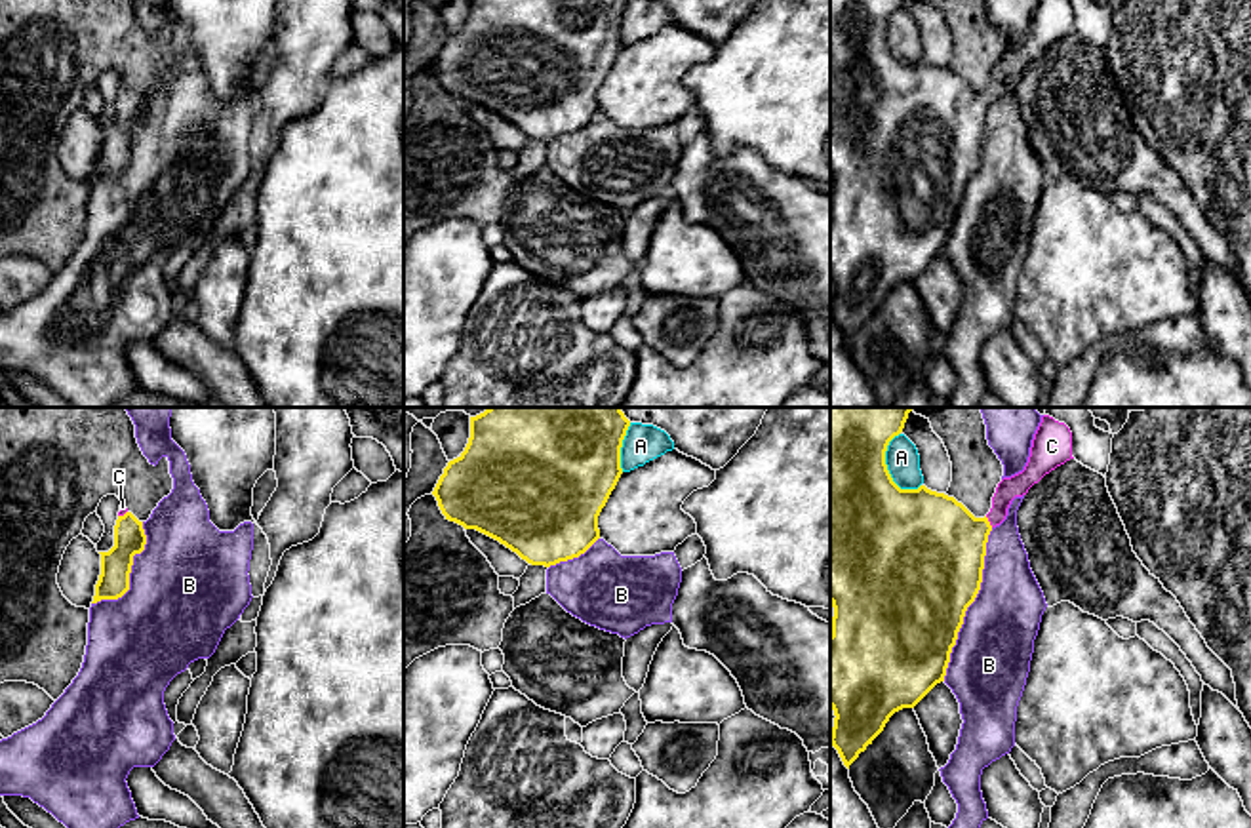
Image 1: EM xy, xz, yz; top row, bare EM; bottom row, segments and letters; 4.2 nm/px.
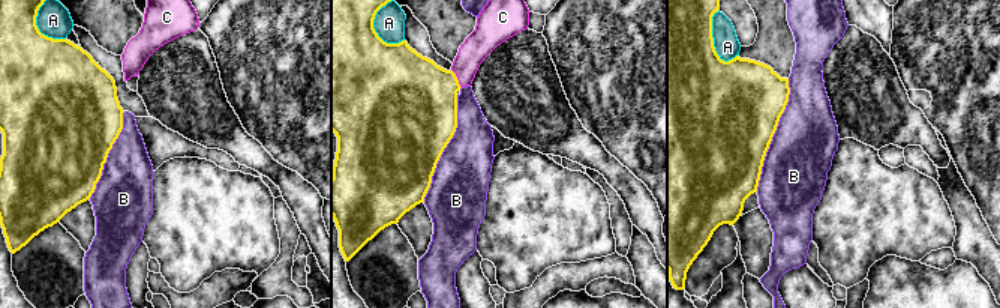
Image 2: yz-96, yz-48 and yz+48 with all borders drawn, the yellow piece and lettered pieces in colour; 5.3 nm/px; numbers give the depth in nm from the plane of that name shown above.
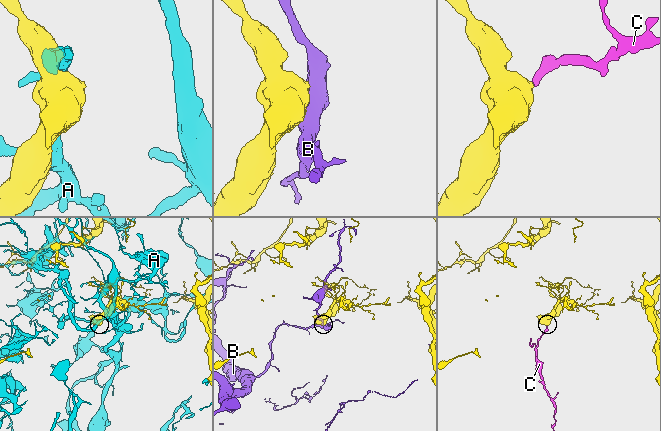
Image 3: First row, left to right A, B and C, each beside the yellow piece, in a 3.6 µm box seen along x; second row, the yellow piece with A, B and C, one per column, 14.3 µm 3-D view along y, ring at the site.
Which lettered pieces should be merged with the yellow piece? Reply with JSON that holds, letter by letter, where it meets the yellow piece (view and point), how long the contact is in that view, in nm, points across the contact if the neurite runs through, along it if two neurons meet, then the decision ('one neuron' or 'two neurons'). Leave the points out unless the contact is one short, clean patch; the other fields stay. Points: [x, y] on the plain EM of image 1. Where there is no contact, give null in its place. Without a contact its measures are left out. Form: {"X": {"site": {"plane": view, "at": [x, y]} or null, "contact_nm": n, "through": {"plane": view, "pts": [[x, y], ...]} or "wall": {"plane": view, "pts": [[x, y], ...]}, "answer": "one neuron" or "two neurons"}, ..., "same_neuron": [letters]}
{"A": {"site": {"plane": "yz", "at": [886, 42]}, "contact_nm": 260, "answer": "two neurons"}, "B": {"site": {"plane": "yz", "at": [972, 176]}, "contact_nm": 700, "answer": "two neurons"}, "C": {"site": {"plane": "yz", "at": [989, 96]}, "contact_nm": 60, "through": {"plane": "yz", "pts": [[935, 120], [966, 111], [989, 96], [1019, 58]]}, "answer": "one neuron"}, "same_neuron": ["C"]}

